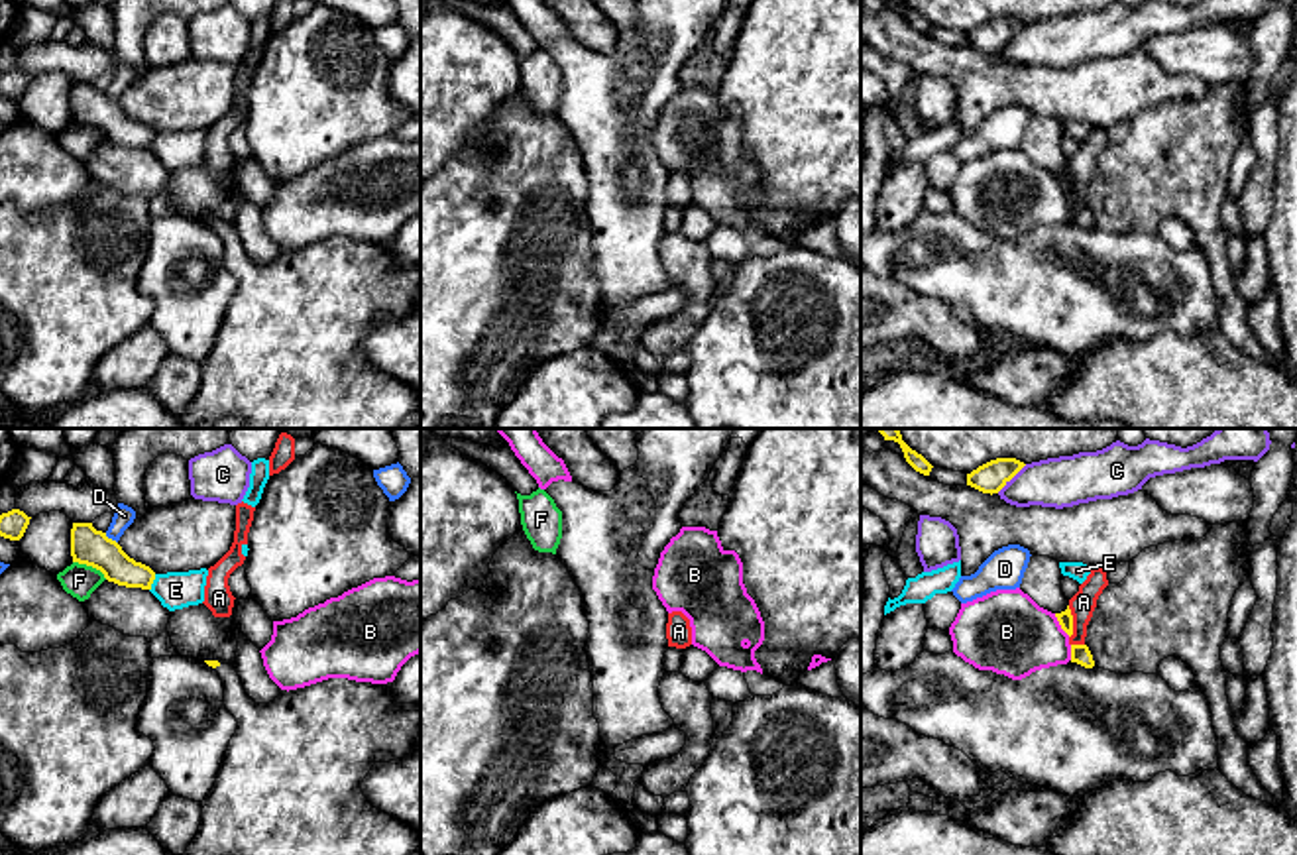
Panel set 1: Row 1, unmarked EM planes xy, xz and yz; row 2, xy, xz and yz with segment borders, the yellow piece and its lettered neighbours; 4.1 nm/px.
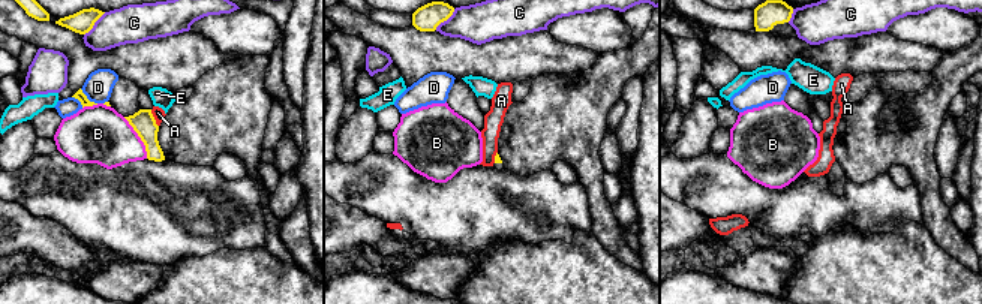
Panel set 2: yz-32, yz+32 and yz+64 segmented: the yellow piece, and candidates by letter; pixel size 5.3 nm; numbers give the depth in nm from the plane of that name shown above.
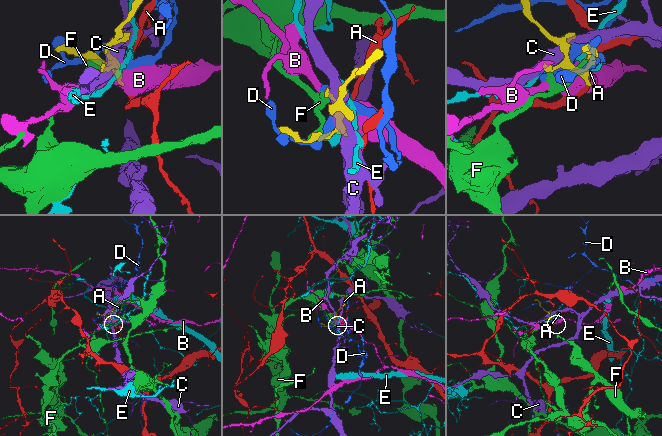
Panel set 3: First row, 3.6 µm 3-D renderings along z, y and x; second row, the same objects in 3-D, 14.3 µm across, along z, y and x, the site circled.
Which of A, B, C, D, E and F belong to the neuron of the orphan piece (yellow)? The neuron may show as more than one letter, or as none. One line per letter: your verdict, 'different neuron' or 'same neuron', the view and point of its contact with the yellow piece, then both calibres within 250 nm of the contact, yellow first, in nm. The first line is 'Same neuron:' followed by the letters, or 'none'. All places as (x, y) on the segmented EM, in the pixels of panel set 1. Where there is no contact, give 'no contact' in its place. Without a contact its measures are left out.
Same neuron: none
A: different neuron; meets yellow in yz at (1071, 622); 60 nm thick on the yellow side, 100 nm on the other
B: different neuron; meets yellow in yz at (1060, 624); 60 nm thick on the yellow side, 340 nm on the other
C: different neuron; meets yellow in yz at (1011, 478); 130 nm thick on the yellow side, 200 nm on the other
D: different neuron; meets yellow in xy at (111, 539); 150 nm thick on the yellow side, 90 nm on the other
E: different neuron; meets yellow in xy at (152, 582); 140 nm thick on the yellow side, 160 nm on the other
F: different neuron; meets yellow in xy at (91, 565); 150 nm thick on the yellow side, 140 nm on the other

